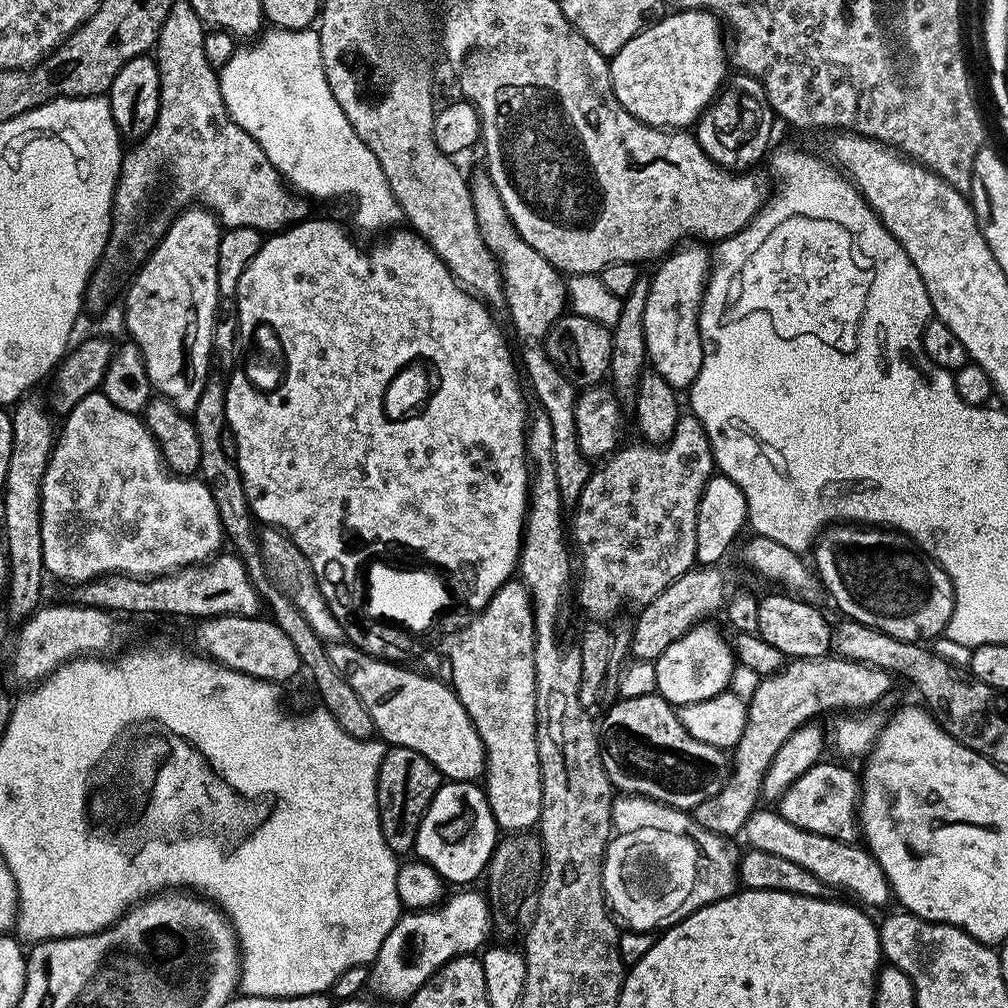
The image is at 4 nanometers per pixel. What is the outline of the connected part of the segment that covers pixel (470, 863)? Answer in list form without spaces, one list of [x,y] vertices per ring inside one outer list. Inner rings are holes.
[[[444,782],[420,819],[414,852],[449,885],[468,886],[471,880],[479,876],[481,879],[497,843],[496,819],[492,817],[485,789],[476,782]]]

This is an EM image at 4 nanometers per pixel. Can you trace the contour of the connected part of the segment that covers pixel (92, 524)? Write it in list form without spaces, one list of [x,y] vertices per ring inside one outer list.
[[[97,390],[86,394],[74,410],[67,412],[64,422],[58,432],[58,439],[52,450],[52,457],[48,460],[48,469],[42,482],[40,491],[40,525],[42,526],[42,550],[44,551],[44,567],[47,575],[57,576],[60,580],[73,580],[76,586],[91,582],[105,576],[135,576],[137,578],[151,578],[167,576],[179,572],[182,568],[199,566],[215,557],[221,551],[220,543],[225,543],[224,527],[218,518],[218,506],[214,506],[214,498],[203,480],[192,476],[178,476],[167,464],[160,451],[160,445],[144,425],[143,419],[135,412],[118,410],[110,398],[104,396],[103,391]]]

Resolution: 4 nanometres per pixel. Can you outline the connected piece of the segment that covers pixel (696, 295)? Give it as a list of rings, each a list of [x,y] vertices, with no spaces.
[[[688,242],[677,247],[655,265],[656,273],[650,276],[652,285],[644,311],[648,364],[651,371],[666,378],[666,382],[677,390],[691,389],[704,361],[704,340],[700,336],[700,302],[704,299],[704,289],[710,275],[710,252],[703,247],[707,248],[700,242]]]

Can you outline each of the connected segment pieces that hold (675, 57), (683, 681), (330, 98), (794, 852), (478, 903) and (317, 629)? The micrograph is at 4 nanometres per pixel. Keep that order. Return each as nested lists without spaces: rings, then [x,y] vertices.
[[[689,7],[687,11],[669,11],[661,15],[655,22],[647,25],[643,32],[630,38],[630,42],[626,42],[626,46],[622,46],[622,50],[611,57],[608,65],[614,94],[620,105],[634,118],[644,124],[651,124],[654,128],[684,130],[695,125],[705,108],[717,99],[726,80],[724,44],[720,41],[721,21],[707,10]]]
[[[708,622],[697,624],[682,638],[678,638],[678,642],[666,646],[666,650],[654,662],[656,665],[656,692],[673,706],[698,703],[704,699],[714,698],[730,685],[732,672],[738,665],[734,659],[733,645],[728,640],[724,641],[720,637],[719,630],[711,628],[709,624]]]
[[[272,26],[245,44],[248,44],[245,48],[237,47],[232,57],[219,69],[220,89],[230,118],[234,118],[246,134],[256,139],[258,146],[262,146],[270,158],[272,167],[297,193],[305,192],[300,193],[305,197],[332,200],[335,196],[353,196],[356,199],[356,220],[364,228],[380,228],[383,224],[394,223],[396,219],[399,221],[402,216],[400,205],[388,189],[384,172],[366,142],[362,142],[354,126],[350,126],[350,118],[342,114],[342,106],[338,106],[338,98],[334,98],[330,82],[326,82],[319,31]]]
[[[763,808],[752,812],[742,834],[747,838],[749,842],[747,845],[751,849],[789,859],[790,862],[814,874],[827,887],[834,886],[850,892],[865,907],[882,906],[891,899],[891,888],[885,878],[885,872],[878,866],[872,853],[861,845],[798,828],[784,819],[779,811],[763,810]]]
[[[456,890],[443,902],[423,910],[408,910],[386,934],[382,950],[370,965],[370,988],[385,1002],[407,1002],[446,962],[456,956],[470,956],[485,947],[488,928],[493,927],[487,895],[483,891]]]
[[[265,527],[259,533],[258,539],[260,552],[264,555],[264,563],[269,575],[282,586],[282,590],[294,602],[294,606],[301,612],[302,617],[310,622],[310,627],[315,634],[318,634],[318,638],[325,642],[339,641],[344,636],[344,624],[338,618],[334,618],[334,614],[318,586],[318,578],[314,578],[314,570],[310,566],[306,554],[302,554],[302,550],[298,550],[296,543],[278,528]]]

